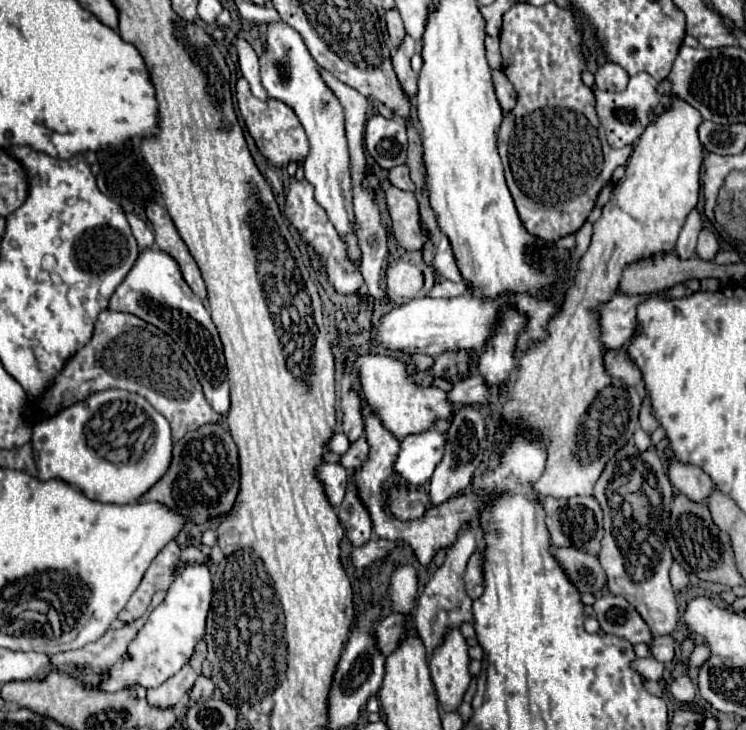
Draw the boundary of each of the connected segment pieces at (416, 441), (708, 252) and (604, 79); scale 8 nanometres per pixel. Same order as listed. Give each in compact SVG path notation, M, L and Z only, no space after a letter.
M430 428L422 434L406 436L402 440L402 448L394 468L408 480L408 484L424 486L430 480L438 462L442 460L444 448L446 434L438 432L436 428Z
M704 228L704 230L700 232L700 238L698 238L696 254L698 254L700 258L704 258L704 260L712 260L712 258L716 256L716 252L718 252L718 250L720 250L718 236L716 236L712 230Z
M606 62L596 72L596 88L608 92L622 92L628 86L628 72L614 62Z

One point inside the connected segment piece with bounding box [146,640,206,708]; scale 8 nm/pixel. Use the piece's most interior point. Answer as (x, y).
(172, 691)

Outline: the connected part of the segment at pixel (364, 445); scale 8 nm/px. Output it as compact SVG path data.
M360 438L356 444L350 444L350 450L342 456L340 464L352 472L356 468L360 468L366 460L368 460L368 452L370 452L370 444L366 442L366 438Z

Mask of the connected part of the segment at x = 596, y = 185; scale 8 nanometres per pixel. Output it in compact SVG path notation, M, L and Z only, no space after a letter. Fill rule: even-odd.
M520 2L512 6L504 14L500 52L502 72L518 92L518 102L514 110L504 116L498 134L498 150L504 164L506 182L524 228L532 236L550 242L560 236L574 234L586 222L596 204L598 192L610 182L612 172L620 164L626 164L632 154L632 146L626 144L624 148L616 150L606 142L606 132L596 114L594 92L582 82L582 70L586 66L584 36L574 12L562 10L554 2L544 6Z

